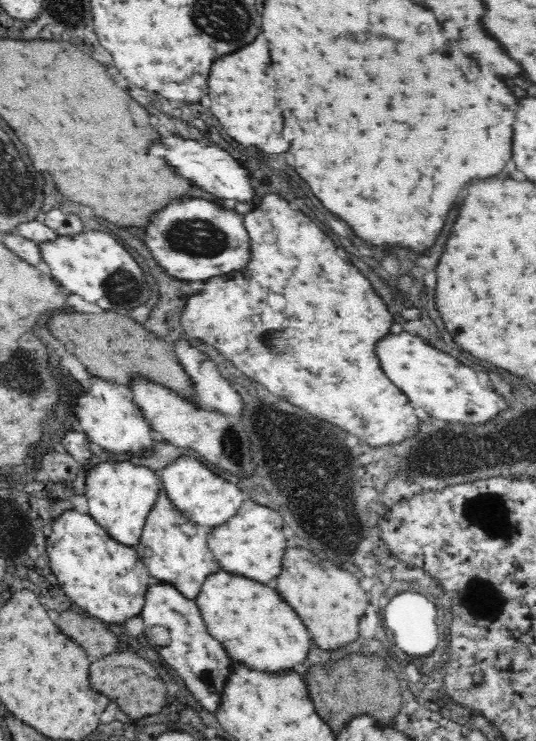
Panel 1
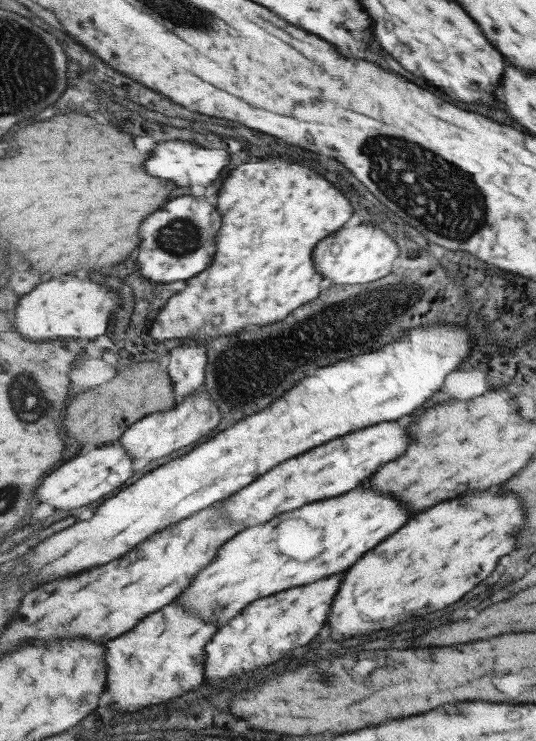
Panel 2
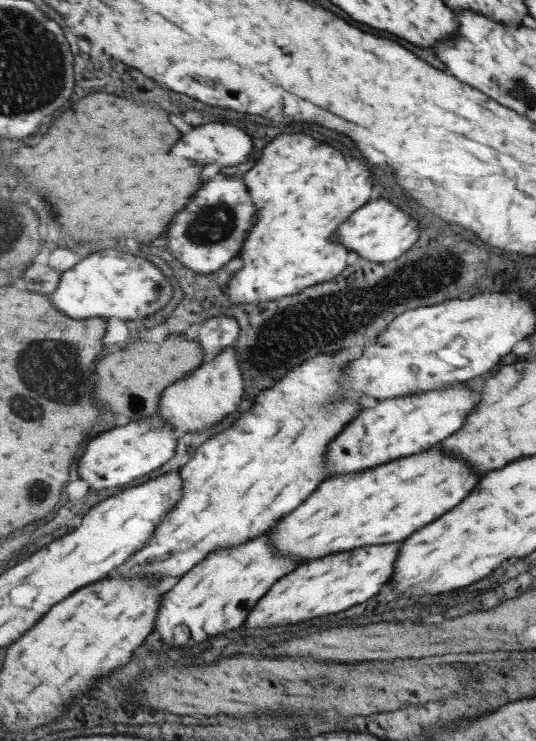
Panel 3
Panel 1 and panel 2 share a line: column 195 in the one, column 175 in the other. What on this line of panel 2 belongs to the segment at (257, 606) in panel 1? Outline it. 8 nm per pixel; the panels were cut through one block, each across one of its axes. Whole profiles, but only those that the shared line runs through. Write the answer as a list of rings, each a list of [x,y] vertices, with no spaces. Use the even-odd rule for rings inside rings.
[[[367,484],[339,498],[311,502],[237,533],[235,538],[221,546],[217,558],[201,570],[189,588],[173,602],[193,609],[205,621],[213,616],[213,610],[223,608],[227,620],[221,620],[219,624],[225,626],[249,606],[249,602],[345,572],[359,562],[365,552],[399,532],[411,516],[413,512],[403,502],[367,488]]]

